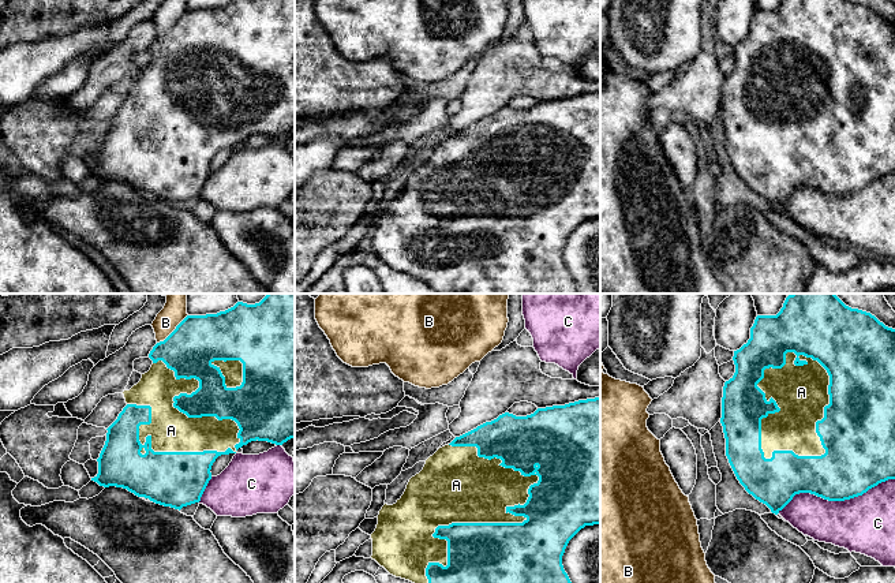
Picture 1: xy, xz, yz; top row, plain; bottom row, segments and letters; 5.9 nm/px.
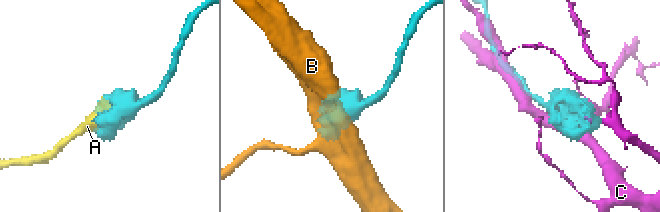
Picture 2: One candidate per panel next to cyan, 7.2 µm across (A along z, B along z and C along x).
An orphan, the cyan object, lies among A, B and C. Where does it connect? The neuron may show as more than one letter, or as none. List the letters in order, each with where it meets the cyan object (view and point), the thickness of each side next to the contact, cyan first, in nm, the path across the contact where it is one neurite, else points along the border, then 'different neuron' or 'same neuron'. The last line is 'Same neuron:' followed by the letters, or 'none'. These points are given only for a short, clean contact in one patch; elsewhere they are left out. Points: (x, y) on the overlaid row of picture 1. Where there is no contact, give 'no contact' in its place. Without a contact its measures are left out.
A: xy (179, 410) | 120/240 nm | same neuron
B: xy (173, 331) | 300/140 nm | along xy (187, 314), (157, 343) | different neuron
C: yz (835, 500) | 360/340 nm | different neuron
Same neuron: A

